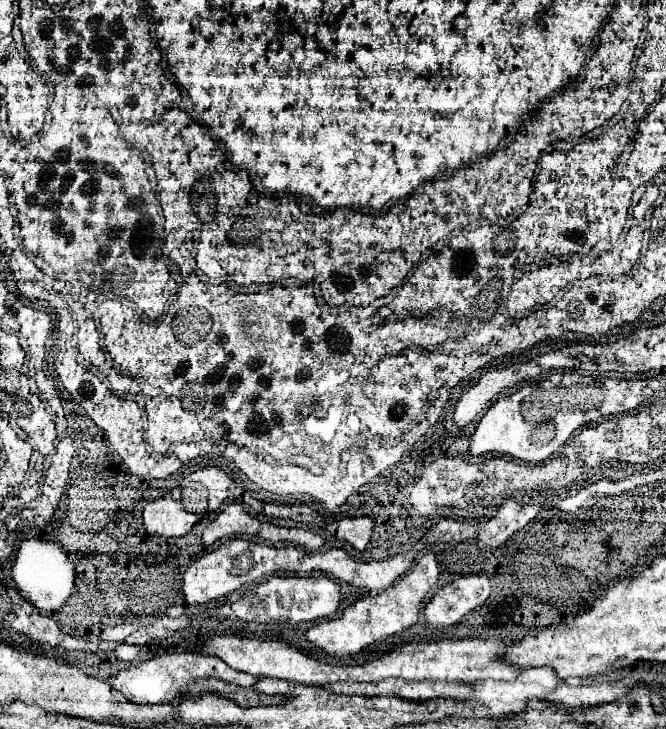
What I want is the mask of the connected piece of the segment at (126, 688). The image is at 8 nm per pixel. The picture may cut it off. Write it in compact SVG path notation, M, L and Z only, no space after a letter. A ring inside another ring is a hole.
M173 653L173 655L153 657L135 669L119 671L111 679L111 685L115 689L119 689L133 703L155 705L155 703L173 703L177 697L181 697L181 687L193 685L195 681L205 681L211 677L219 677L219 681L229 683L229 685L233 683L239 687L253 687L251 675L237 671L237 669L231 669L225 661L219 661L219 657L201 655L201 653Z

